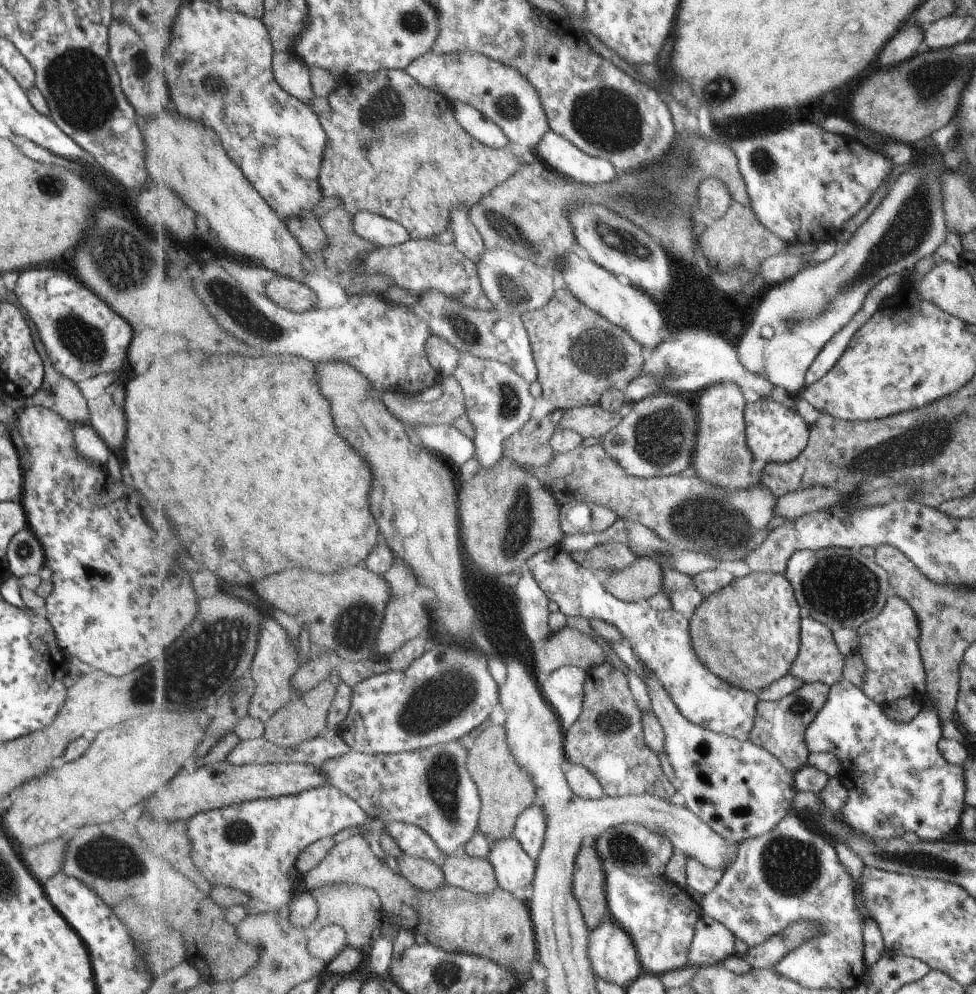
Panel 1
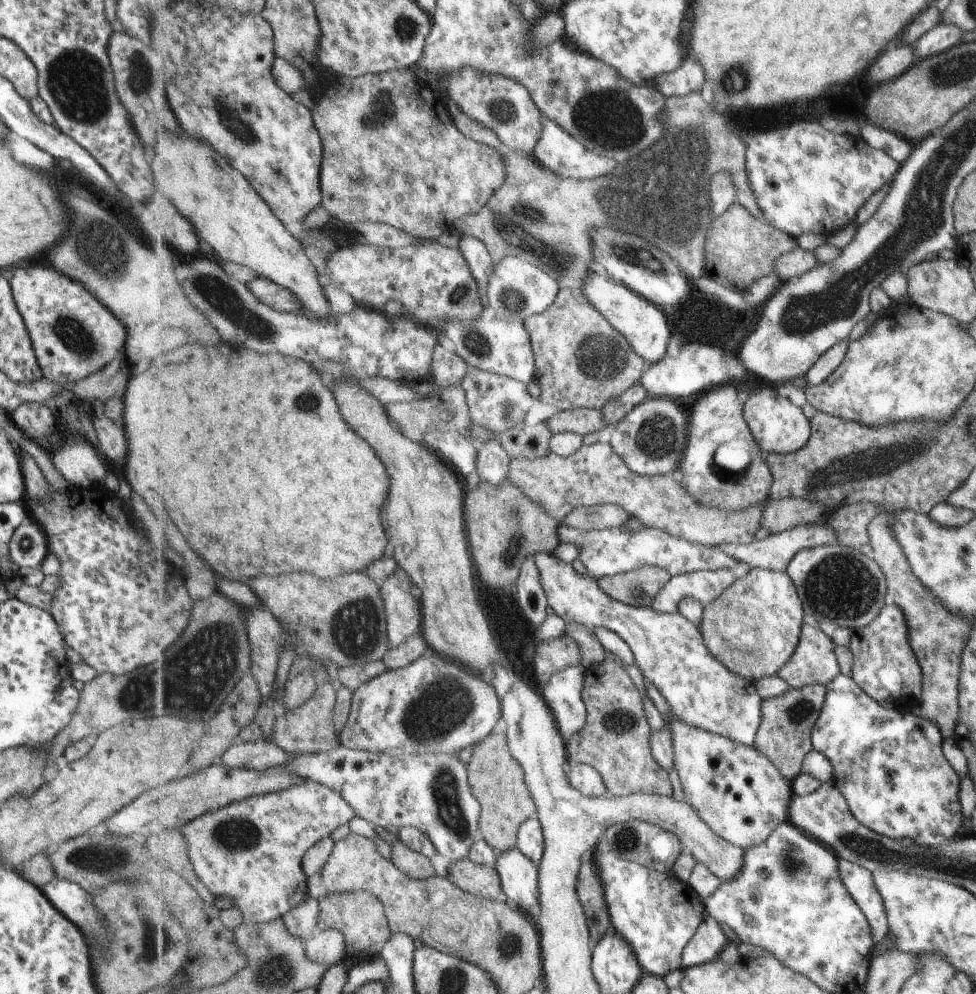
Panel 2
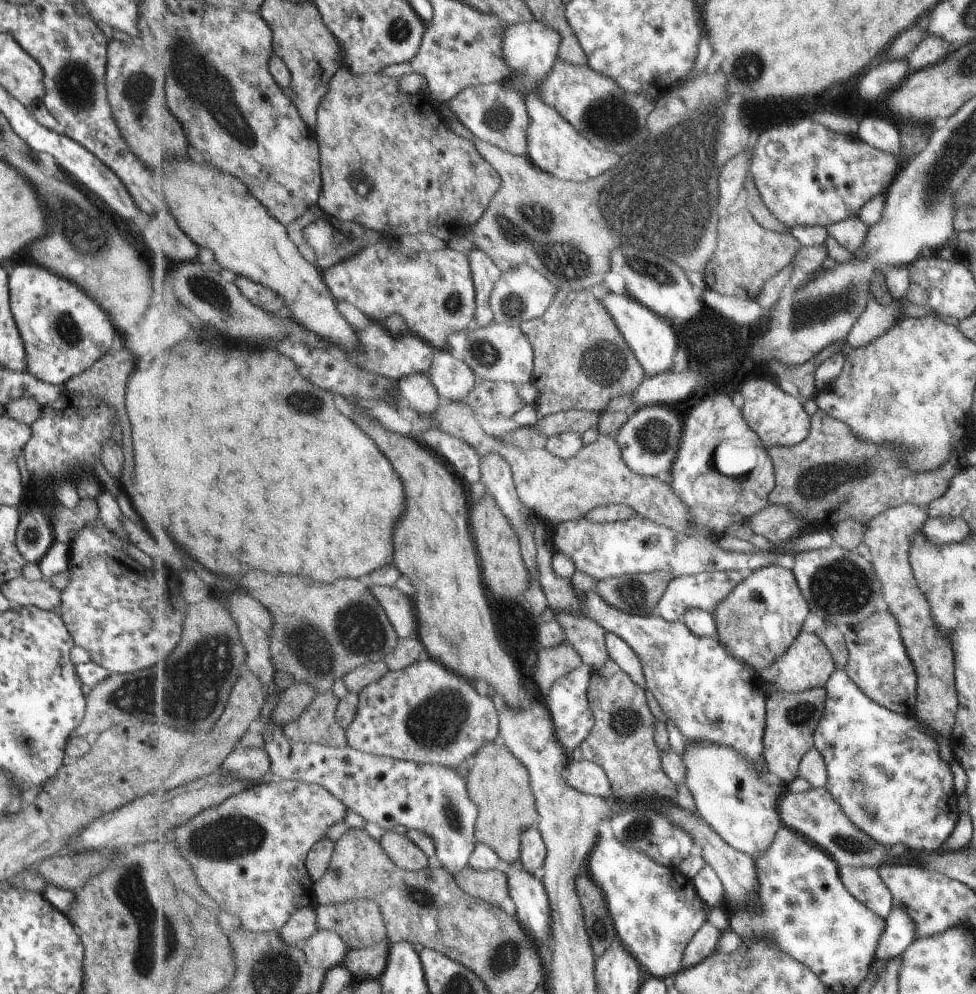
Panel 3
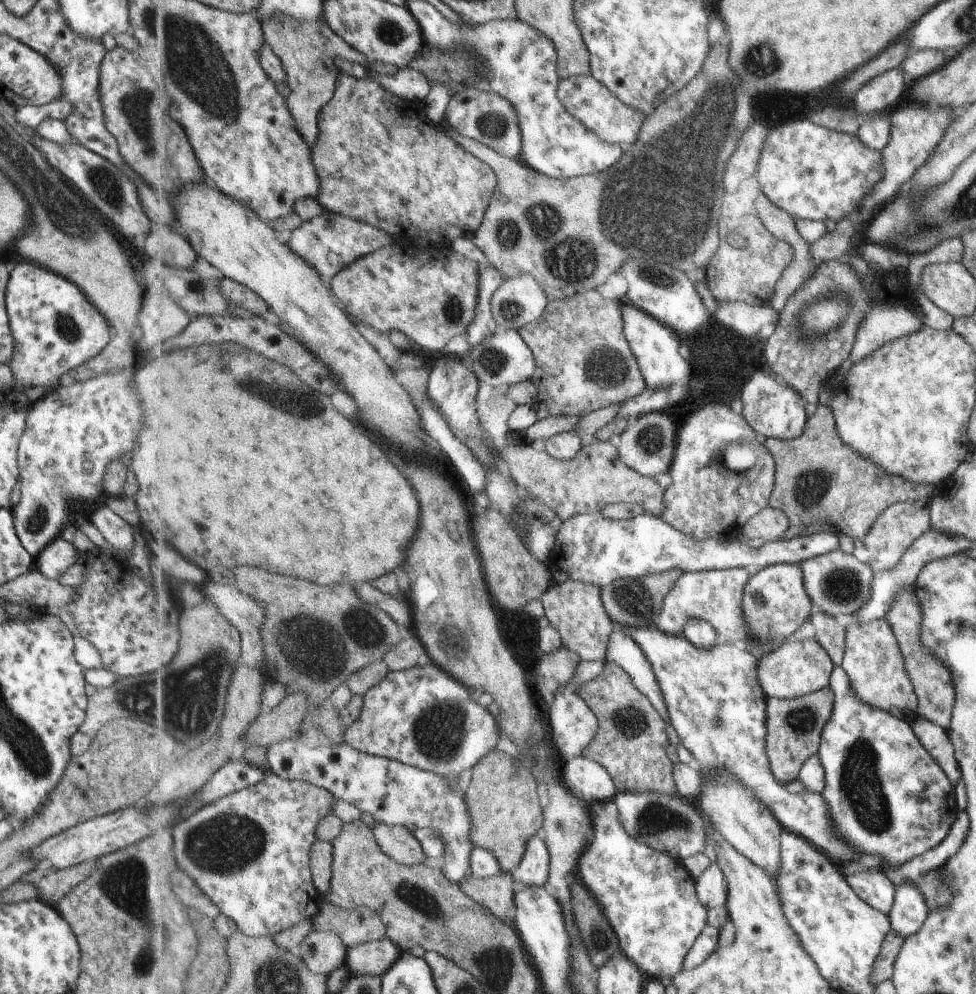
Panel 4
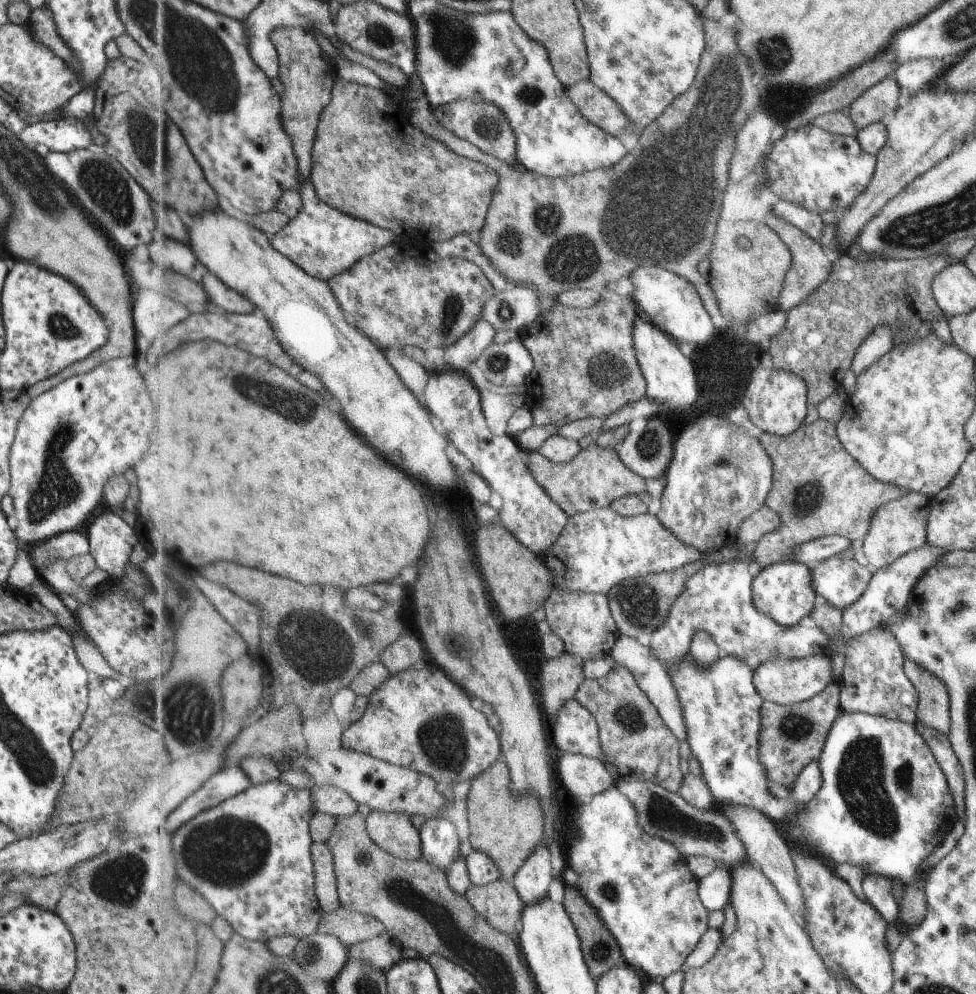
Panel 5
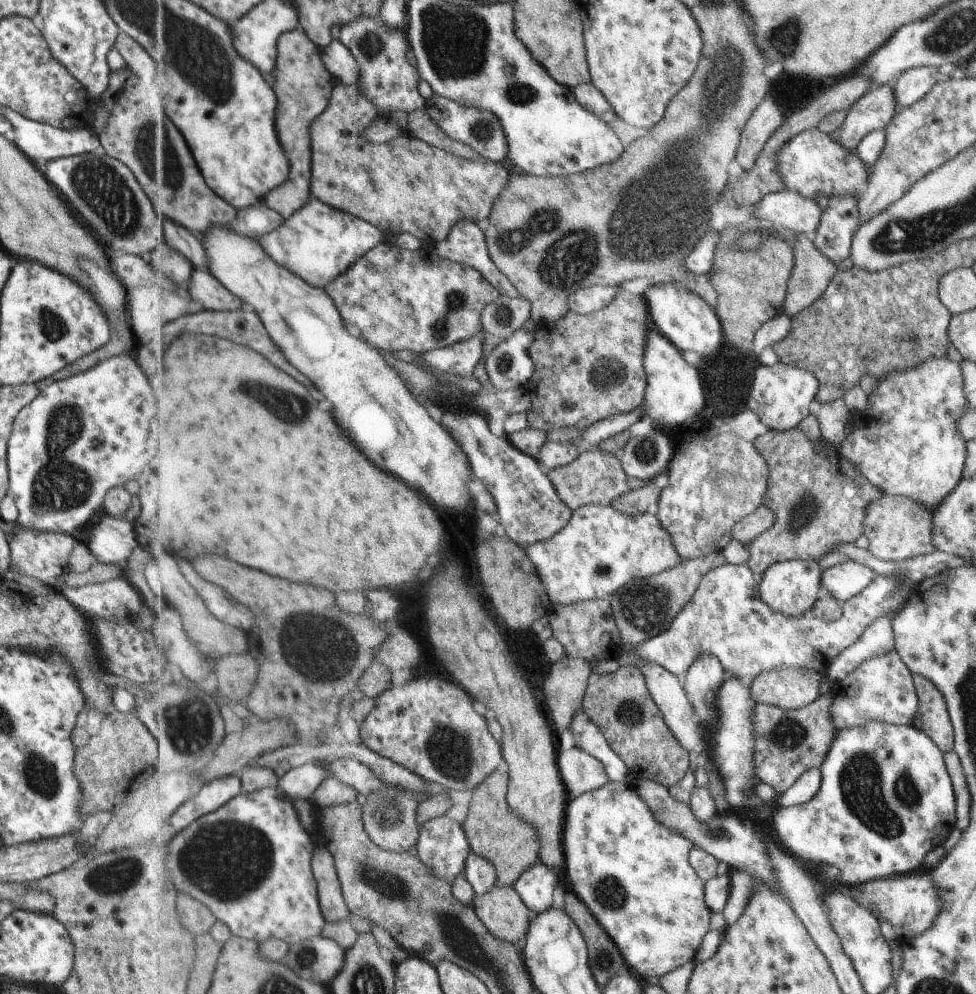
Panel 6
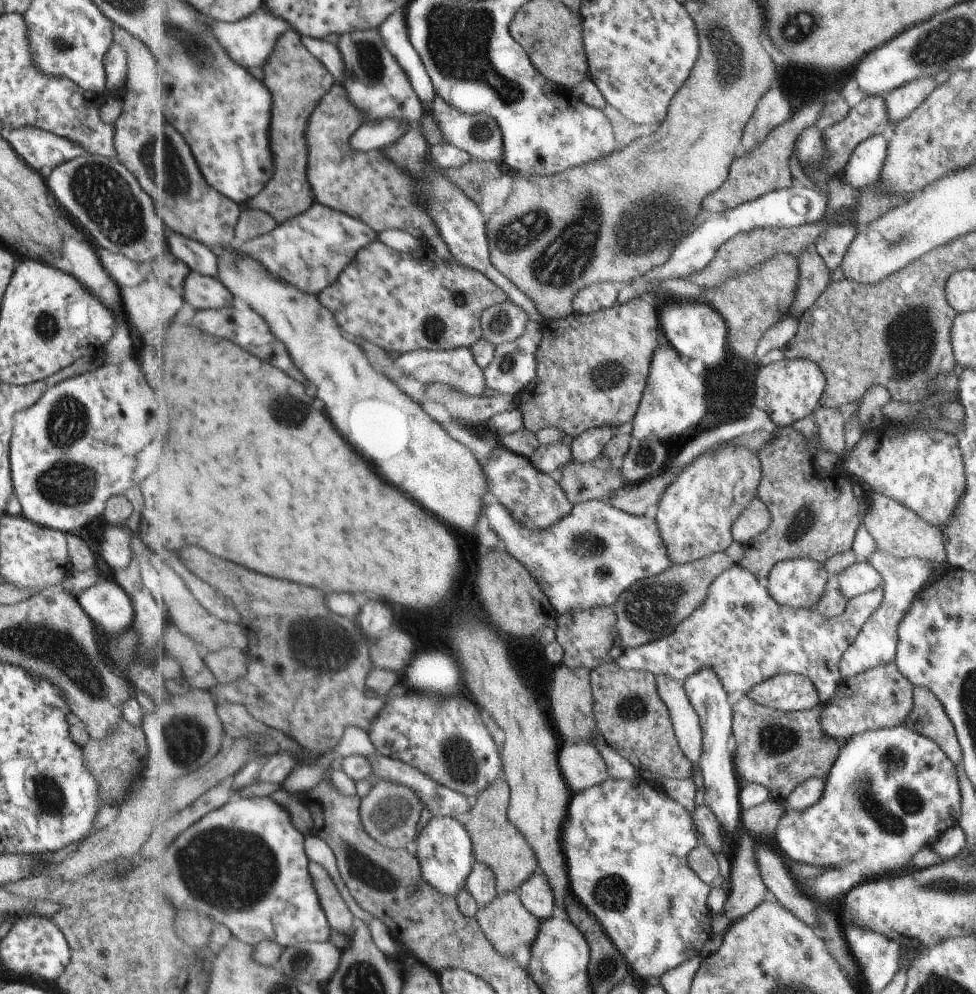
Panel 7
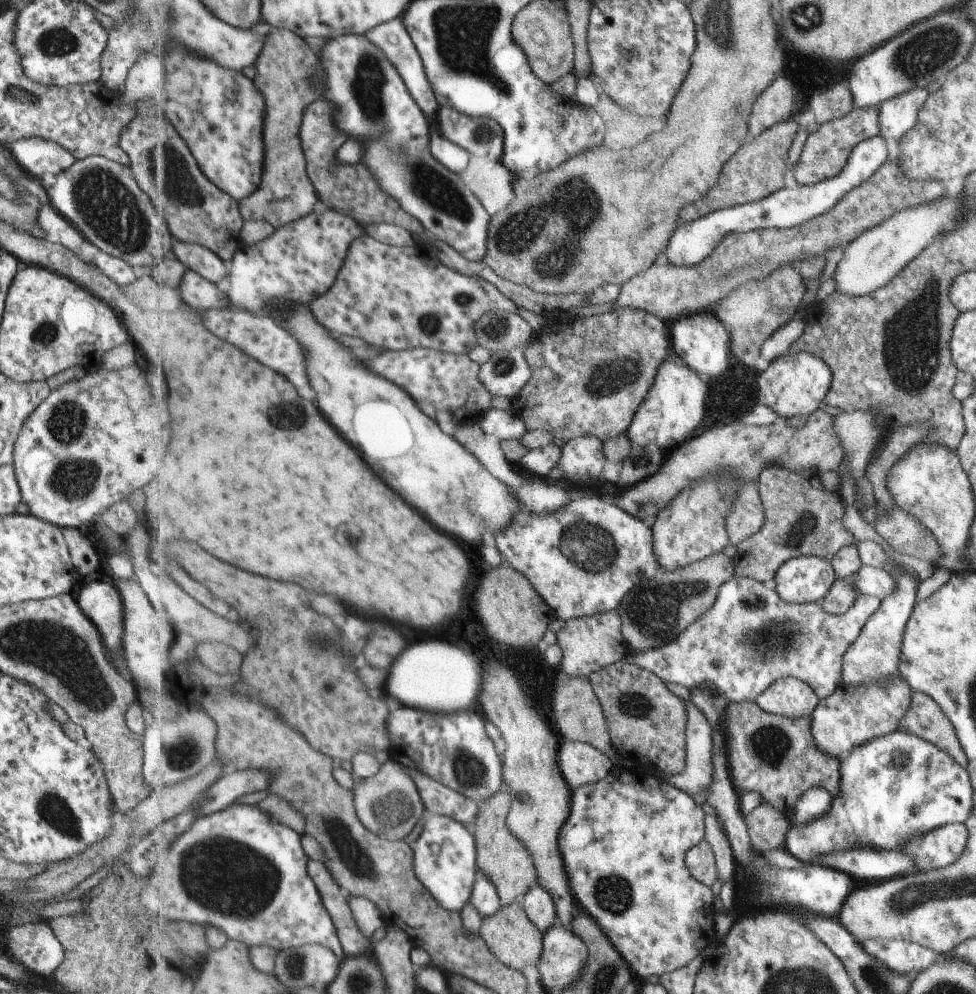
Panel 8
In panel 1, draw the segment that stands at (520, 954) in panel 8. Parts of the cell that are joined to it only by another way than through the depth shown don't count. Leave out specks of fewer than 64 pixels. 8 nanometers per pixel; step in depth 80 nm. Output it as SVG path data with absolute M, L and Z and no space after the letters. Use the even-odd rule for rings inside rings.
M466 852L445 856L441 866L446 883L477 895L486 895L499 888L495 868L486 858L473 858Z

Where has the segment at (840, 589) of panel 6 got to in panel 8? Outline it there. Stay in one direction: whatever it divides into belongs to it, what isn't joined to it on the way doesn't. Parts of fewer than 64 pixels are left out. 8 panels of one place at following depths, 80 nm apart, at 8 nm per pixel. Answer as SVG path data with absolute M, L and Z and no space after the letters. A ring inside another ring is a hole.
M863 565L859 570L853 572L849 578L857 592L861 592L863 595L871 595L879 600L889 596L895 588L891 572L886 572L885 569Z

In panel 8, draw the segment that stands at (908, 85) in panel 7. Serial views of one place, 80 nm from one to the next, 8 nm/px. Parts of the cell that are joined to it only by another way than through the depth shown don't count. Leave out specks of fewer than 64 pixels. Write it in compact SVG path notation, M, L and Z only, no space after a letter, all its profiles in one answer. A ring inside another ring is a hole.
M911 88L899 96L889 98L878 106L878 135L884 140L899 142L899 138L915 126L919 108L928 98L926 88Z

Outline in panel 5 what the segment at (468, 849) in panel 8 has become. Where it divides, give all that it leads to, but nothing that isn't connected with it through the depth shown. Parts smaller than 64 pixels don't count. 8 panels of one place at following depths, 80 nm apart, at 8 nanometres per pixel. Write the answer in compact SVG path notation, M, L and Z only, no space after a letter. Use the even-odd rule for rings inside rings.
M446 819L425 820L420 828L422 847L427 861L447 871L459 855L463 855L466 842L459 842L459 832Z

